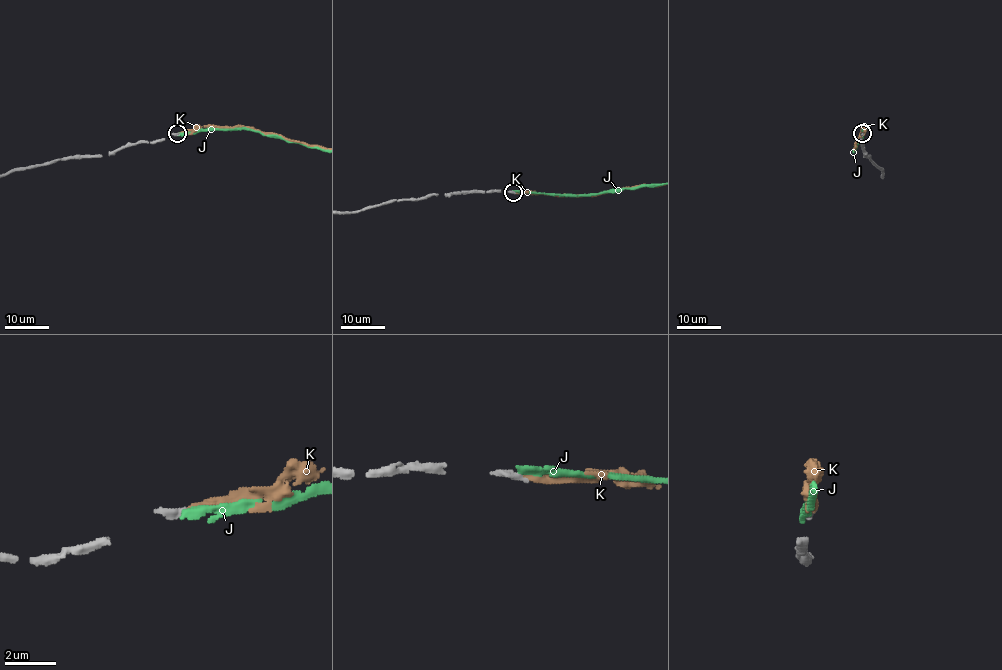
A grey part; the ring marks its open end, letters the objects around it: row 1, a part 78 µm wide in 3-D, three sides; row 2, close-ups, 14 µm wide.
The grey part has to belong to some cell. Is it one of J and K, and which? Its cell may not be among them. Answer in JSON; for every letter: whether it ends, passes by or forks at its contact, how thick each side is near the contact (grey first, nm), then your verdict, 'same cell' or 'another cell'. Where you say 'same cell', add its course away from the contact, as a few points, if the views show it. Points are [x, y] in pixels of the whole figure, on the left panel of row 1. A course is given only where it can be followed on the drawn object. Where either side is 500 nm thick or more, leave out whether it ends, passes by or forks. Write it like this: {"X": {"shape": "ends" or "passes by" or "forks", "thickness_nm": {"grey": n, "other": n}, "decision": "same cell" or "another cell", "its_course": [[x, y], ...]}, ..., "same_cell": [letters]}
{"J": {"shape": "ends", "thickness_nm": {"grey": 300, "other": 340}, "decision": "another cell"}, "K": {"shape": "ends", "thickness_nm": {"grey": 280, "other": 240}, "decision": "same cell"}, "same_cell": ["K"]}

